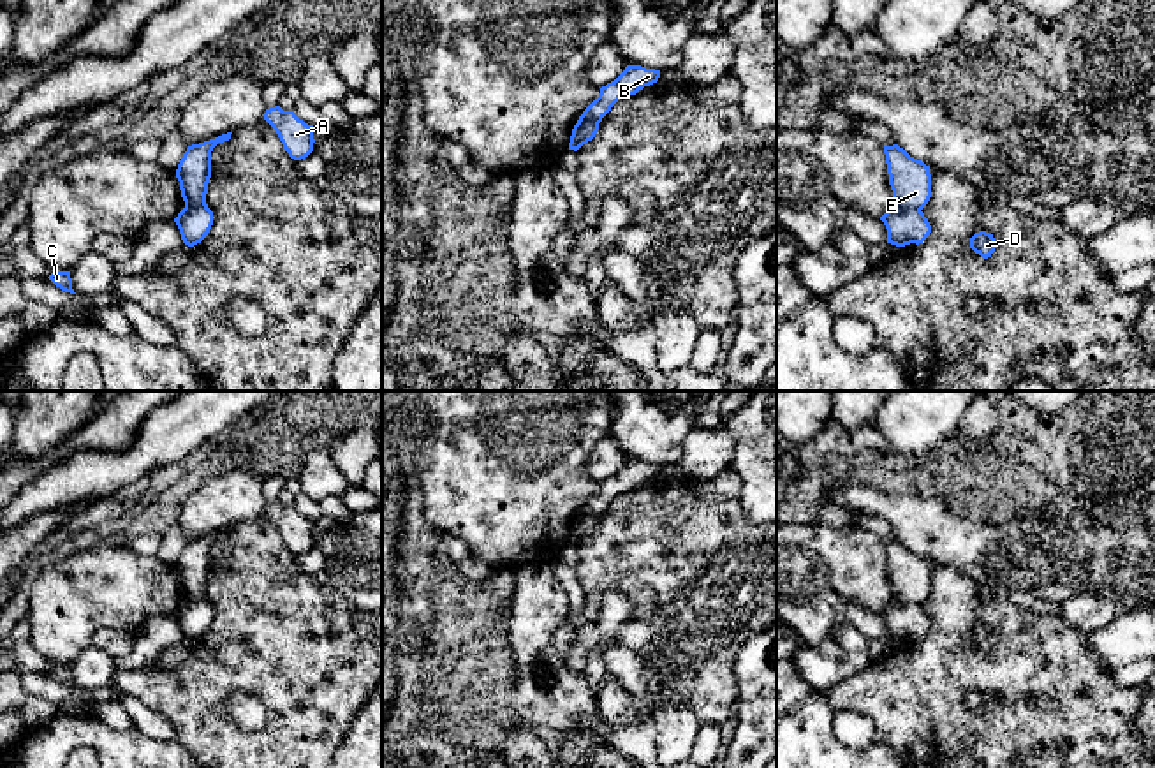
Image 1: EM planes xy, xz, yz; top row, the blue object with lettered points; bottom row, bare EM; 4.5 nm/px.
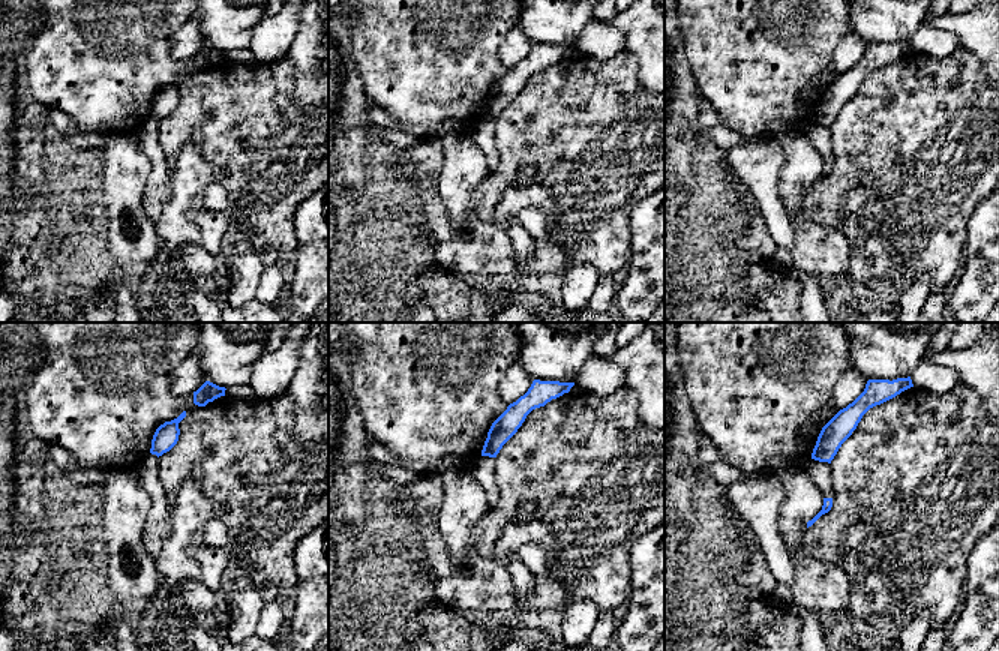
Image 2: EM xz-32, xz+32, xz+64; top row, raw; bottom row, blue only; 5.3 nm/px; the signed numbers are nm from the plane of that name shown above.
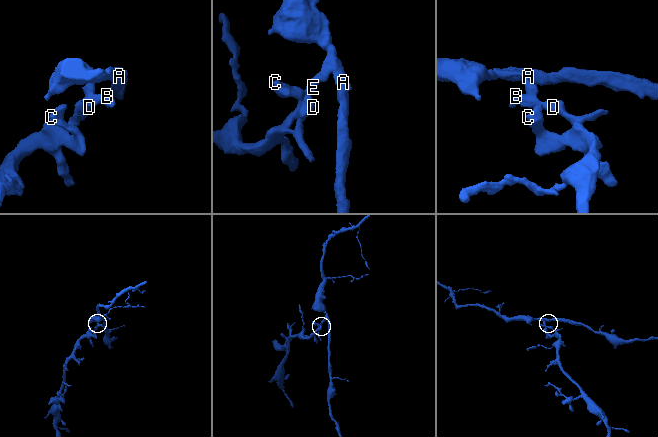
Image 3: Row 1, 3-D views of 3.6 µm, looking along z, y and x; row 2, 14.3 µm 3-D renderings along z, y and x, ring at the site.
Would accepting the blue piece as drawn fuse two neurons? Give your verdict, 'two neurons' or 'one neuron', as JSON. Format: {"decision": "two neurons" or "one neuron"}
{"decision": "two neurons"}

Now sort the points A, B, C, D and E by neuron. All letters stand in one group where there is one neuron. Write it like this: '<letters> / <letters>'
A E / B C D

